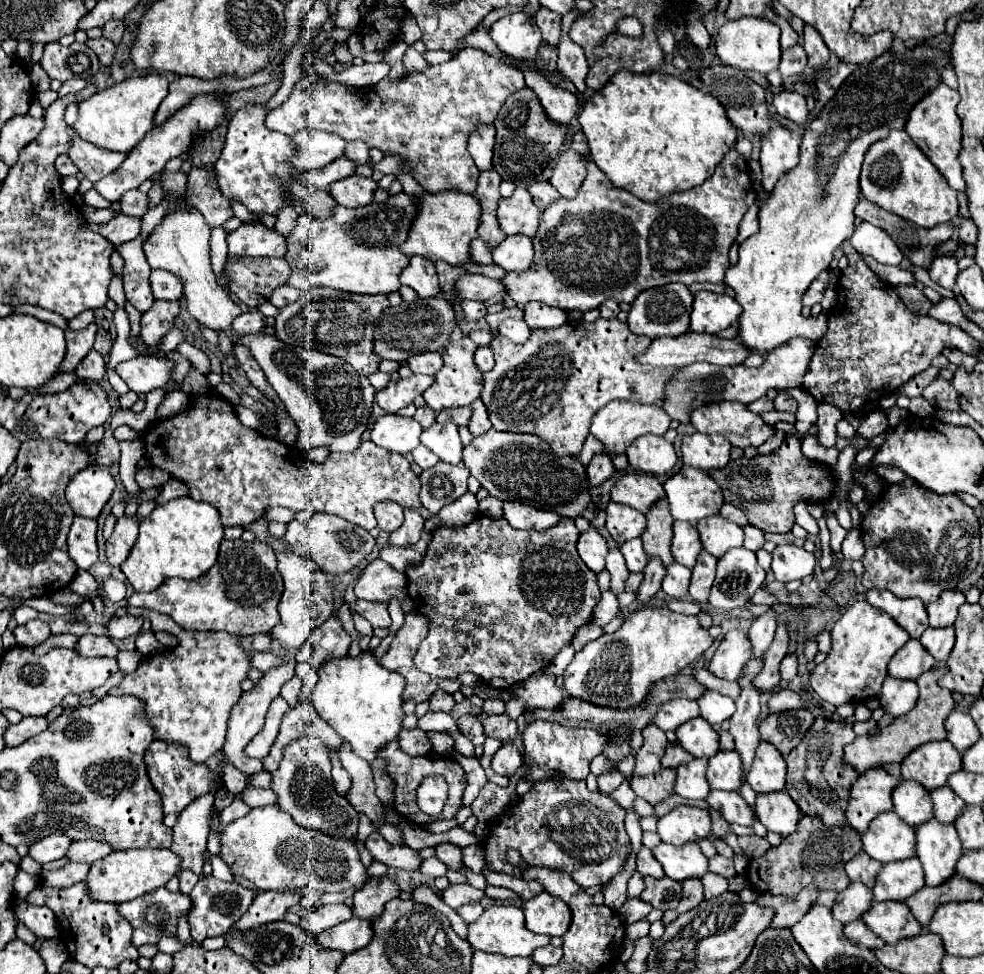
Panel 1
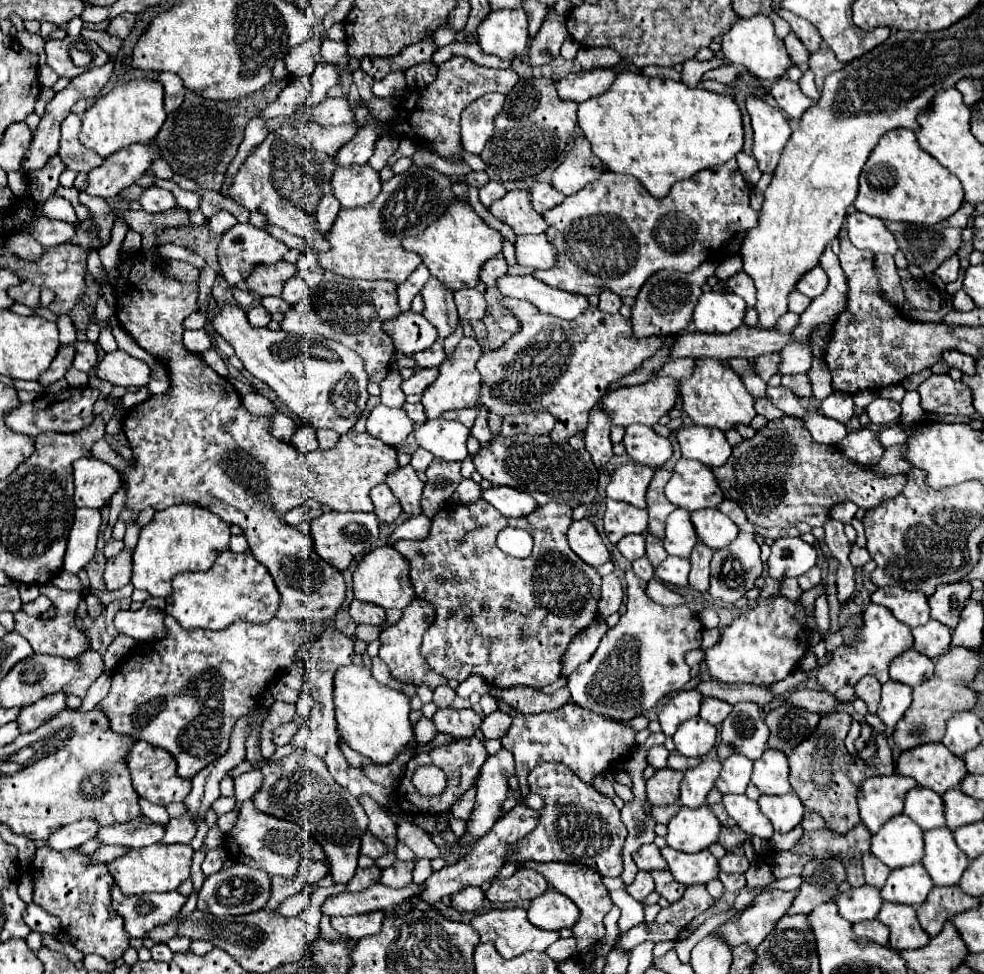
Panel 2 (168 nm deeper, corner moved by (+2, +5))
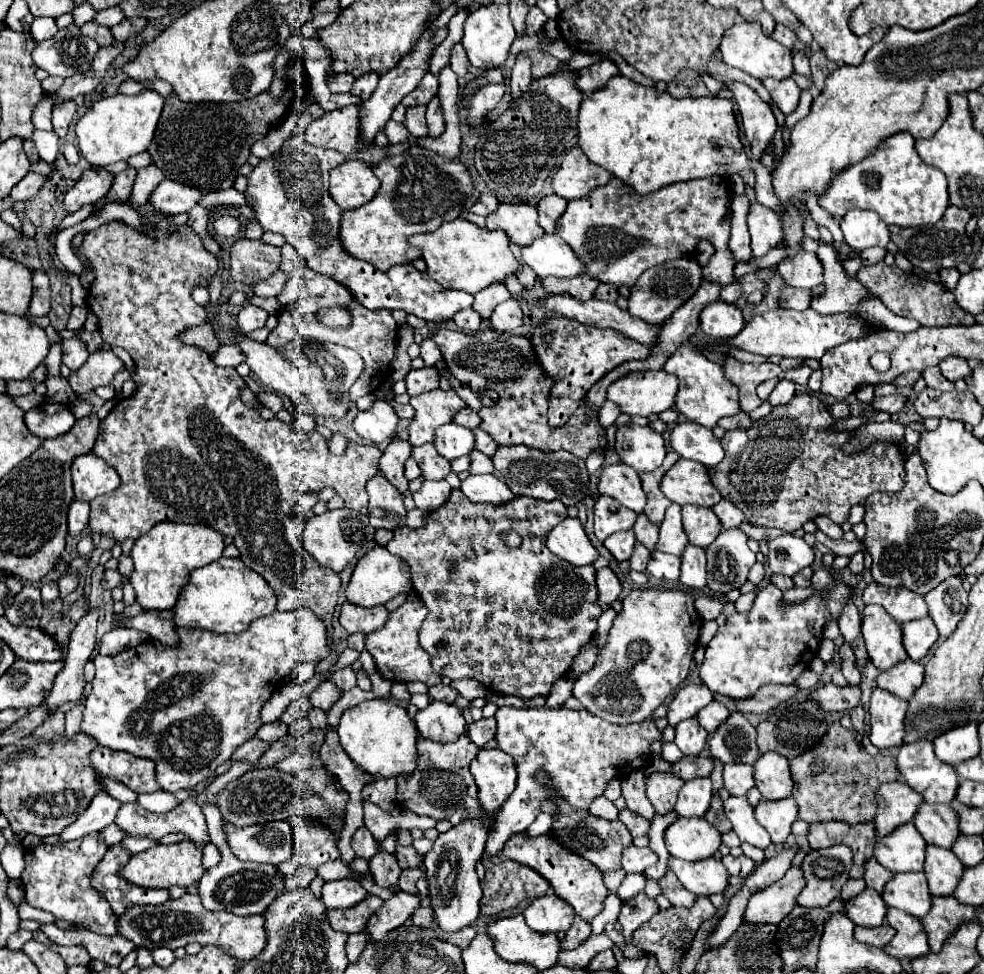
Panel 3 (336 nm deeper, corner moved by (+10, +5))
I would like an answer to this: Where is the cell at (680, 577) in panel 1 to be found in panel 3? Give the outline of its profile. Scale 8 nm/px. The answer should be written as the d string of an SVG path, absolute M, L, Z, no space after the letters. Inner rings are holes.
M656 550L650 556L646 572L654 578L664 578L664 580L674 580L676 582L678 576L680 576L680 558Z

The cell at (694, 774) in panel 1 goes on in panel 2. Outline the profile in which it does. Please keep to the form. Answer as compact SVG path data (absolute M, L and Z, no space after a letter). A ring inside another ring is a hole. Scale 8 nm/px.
M704 758L694 770L686 770L682 788L680 788L682 806L688 806L688 808L704 806L706 796L714 788L714 782L720 774L720 768L722 768L720 760Z

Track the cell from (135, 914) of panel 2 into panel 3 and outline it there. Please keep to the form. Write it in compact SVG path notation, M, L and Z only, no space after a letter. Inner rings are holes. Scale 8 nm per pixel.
M114 844L108 848L106 856L98 864L92 874L92 886L104 894L110 902L116 916L122 916L130 906L148 906L148 904L164 904L170 900L168 890L148 890L134 884L128 884L120 878L120 868L130 860L130 854Z

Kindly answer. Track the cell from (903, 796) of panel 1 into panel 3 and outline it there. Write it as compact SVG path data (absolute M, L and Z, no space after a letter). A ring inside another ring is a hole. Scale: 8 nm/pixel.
M922 802L914 814L914 826L928 844L950 848L958 838L958 816L950 806L930 806Z

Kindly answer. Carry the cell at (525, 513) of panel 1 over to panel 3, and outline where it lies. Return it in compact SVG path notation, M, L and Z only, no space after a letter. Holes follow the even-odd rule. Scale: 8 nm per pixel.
M484 474L484 476L468 476L462 486L460 486L462 494L466 498L470 498L472 502L488 502L488 504L506 504L510 500L514 500L516 496L512 494L512 490L498 480L492 474Z

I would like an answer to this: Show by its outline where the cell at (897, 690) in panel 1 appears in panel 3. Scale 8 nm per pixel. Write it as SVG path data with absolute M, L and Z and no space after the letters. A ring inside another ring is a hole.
M874 688L870 698L870 742L884 750L900 746L904 738L904 716L908 702L882 688Z

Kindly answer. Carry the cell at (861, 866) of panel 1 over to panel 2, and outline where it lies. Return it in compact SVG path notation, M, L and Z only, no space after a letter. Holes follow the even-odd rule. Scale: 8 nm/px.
M866 854L866 858L862 858L862 862L864 862L866 884L870 884L874 888L882 888L886 884L886 878L890 876L892 870L886 864L882 864L878 858L874 858L874 854ZM886 872L888 872L888 876L886 876Z

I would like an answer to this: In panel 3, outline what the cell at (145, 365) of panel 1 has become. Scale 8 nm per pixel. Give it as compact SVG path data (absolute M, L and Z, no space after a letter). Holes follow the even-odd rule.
M110 350L108 352L94 352L86 360L86 364L78 370L72 372L68 382L76 394L86 394L98 386L112 384L114 376L124 368L122 360L114 356Z

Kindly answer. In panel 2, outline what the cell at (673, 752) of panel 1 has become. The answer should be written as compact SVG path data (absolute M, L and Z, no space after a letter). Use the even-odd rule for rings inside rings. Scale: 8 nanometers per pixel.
M672 752L670 758L668 758L668 768L674 768L674 770L688 770L688 768L694 768L700 764L700 758L686 758L678 752Z

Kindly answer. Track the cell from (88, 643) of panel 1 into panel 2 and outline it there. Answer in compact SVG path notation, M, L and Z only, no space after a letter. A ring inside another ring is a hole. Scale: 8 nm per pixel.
M44 584L40 588L40 592L44 592L44 596L54 600L56 616L52 620L46 620L46 618L28 616L24 610L18 610L14 614L14 630L30 642L30 646L34 648L36 654L50 654L50 656L60 656L60 658L78 658L82 652L86 652L90 648L86 634L80 632L75 625L75 612L82 600L82 594L60 590L54 584Z

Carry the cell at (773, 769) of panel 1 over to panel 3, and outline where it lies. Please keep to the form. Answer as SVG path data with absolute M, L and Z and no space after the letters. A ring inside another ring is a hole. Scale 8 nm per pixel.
M760 754L754 762L754 782L766 800L780 800L792 794L788 760L780 754Z

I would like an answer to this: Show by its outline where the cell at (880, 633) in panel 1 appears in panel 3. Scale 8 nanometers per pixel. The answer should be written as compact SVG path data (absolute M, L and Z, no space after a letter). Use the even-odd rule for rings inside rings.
M870 604L864 608L862 630L866 650L874 668L888 670L908 658L902 646L902 628L882 606Z

